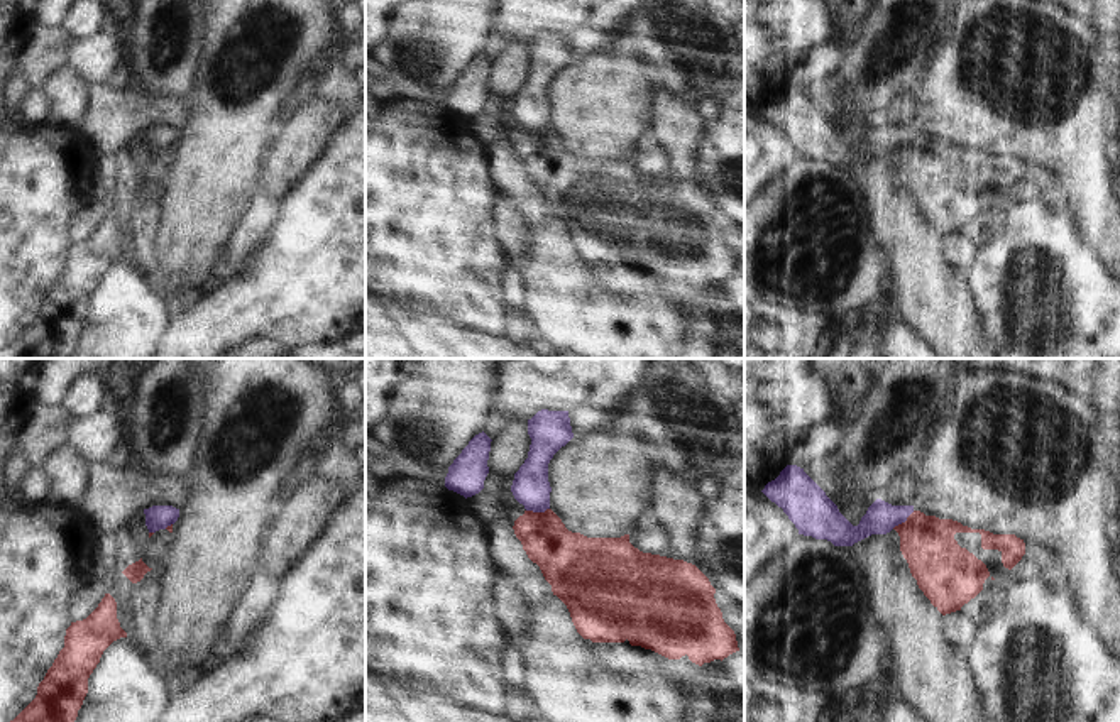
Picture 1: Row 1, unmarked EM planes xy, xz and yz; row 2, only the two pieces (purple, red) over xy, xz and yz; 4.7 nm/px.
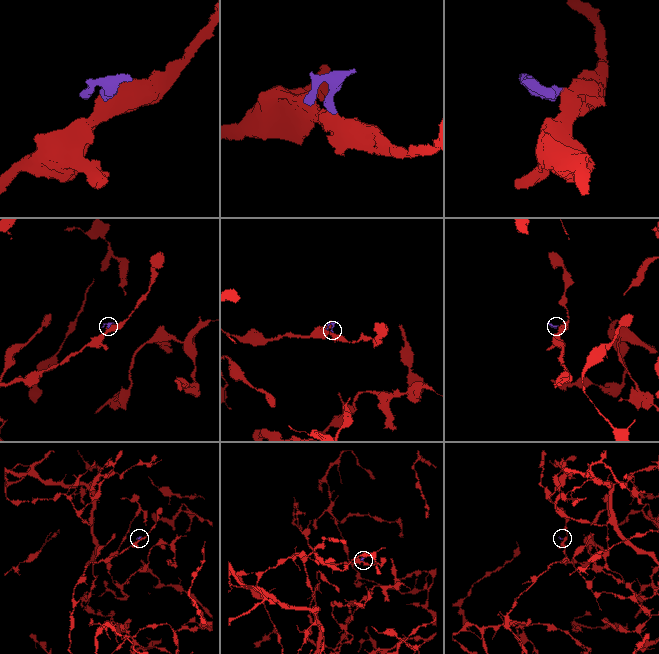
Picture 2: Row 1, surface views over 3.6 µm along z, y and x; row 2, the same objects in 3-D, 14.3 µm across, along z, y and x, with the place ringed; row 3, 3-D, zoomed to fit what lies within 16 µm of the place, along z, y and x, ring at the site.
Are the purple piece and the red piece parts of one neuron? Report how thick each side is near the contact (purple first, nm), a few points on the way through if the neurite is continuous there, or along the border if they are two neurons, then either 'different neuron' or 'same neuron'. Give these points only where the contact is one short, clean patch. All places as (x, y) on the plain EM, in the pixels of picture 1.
180/240 nm | along xz (549, 129), (543, 132), (527, 132) | different neuron

